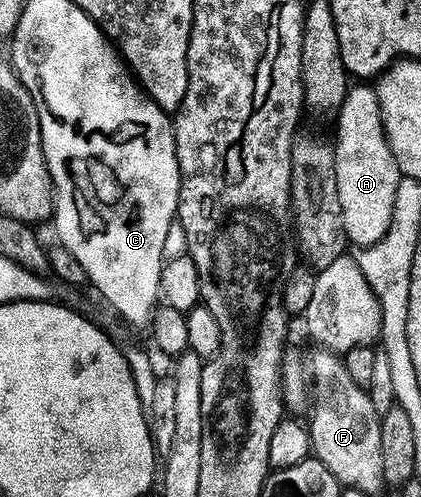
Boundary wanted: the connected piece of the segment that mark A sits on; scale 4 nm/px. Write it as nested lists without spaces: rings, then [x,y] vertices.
[[[371,86],[359,87],[363,88],[348,87],[345,102],[337,113],[339,141],[333,144],[341,218],[345,218],[347,239],[356,249],[367,248],[385,238],[393,218],[393,204],[400,178],[399,167],[383,129],[383,115],[379,112],[375,89]]]

